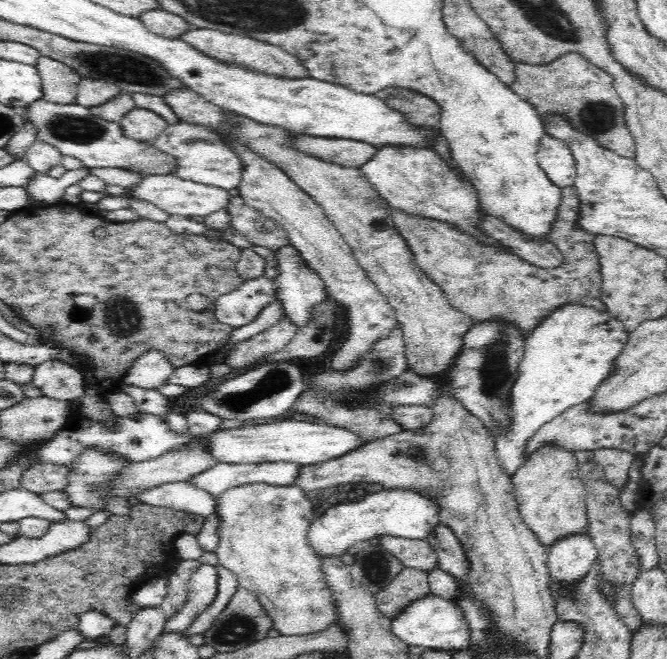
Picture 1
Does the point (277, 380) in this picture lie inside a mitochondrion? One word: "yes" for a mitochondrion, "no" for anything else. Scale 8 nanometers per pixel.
yes

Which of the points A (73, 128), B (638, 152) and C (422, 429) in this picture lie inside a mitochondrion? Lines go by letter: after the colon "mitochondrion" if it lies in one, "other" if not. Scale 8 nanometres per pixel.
A: mitochondrion
B: other
C: other

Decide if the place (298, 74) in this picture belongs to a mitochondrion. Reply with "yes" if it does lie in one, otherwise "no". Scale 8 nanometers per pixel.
no

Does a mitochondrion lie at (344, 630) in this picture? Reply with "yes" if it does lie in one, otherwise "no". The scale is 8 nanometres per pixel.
no

